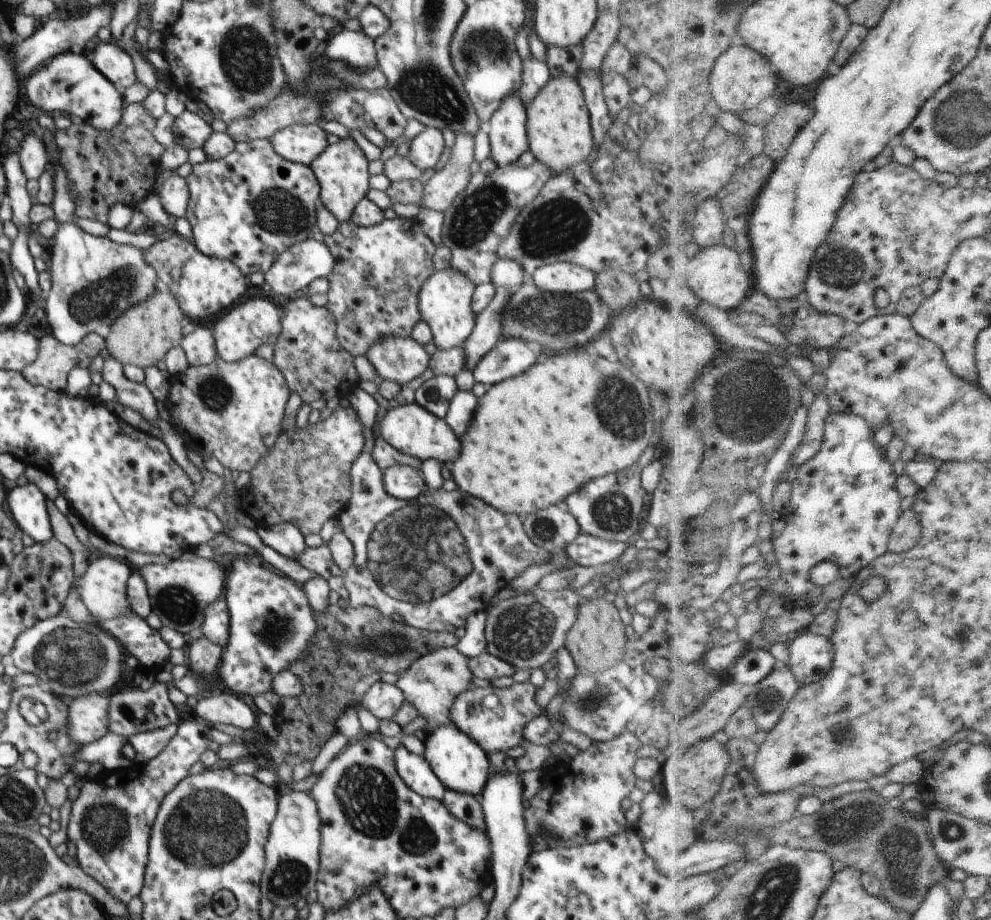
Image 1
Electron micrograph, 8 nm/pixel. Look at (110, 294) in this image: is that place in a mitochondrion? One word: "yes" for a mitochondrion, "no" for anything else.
yes

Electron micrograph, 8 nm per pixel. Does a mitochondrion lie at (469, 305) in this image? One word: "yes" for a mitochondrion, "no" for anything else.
no

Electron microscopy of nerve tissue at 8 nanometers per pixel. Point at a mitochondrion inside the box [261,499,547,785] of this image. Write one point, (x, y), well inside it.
(417, 555)

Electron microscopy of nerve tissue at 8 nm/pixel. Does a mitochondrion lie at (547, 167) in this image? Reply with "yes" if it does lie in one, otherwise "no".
no

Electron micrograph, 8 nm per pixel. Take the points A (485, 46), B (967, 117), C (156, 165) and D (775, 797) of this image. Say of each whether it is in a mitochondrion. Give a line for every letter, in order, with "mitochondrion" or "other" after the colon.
A: mitochondrion
B: mitochondrion
C: other
D: other

